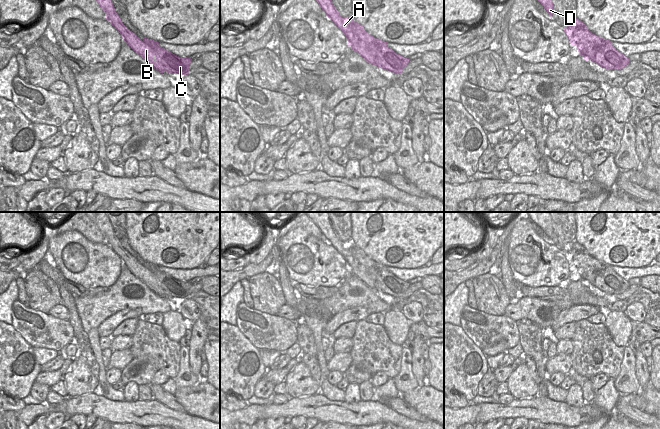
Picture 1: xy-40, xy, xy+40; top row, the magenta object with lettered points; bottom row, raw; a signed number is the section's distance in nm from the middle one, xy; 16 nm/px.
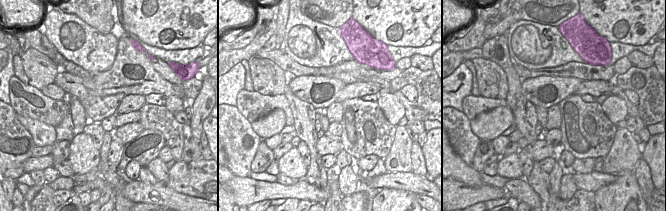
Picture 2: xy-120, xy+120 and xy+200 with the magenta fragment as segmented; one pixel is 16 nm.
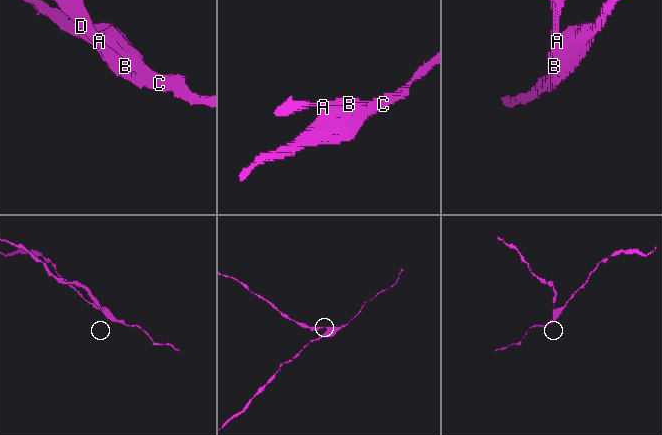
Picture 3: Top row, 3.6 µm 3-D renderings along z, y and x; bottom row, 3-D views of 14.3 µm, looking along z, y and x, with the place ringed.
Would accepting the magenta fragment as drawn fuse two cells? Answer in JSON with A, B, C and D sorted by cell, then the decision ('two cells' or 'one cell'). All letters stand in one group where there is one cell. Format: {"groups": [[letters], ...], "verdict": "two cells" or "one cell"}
{"groups": [["A", "B", "D"], ["C"]], "verdict": "two cells"}

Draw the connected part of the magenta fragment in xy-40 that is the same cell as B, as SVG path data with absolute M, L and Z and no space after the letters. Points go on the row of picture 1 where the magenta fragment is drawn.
M96 0L102 10L106 13L106 20L121 34L123 40L128 46L154 69L163 74L164 71L174 73L175 68L169 62L168 58L164 58L157 53L157 48L150 45L146 41L142 41L135 33L130 31L122 22L120 15L115 11L112 0Z

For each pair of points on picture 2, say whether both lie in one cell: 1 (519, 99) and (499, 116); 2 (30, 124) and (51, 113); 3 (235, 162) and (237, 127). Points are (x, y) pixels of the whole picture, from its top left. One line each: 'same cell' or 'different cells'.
1: different cells
2: different cells
3: same cell

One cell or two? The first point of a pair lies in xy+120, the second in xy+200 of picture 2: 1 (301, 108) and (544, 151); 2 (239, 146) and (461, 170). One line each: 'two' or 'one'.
1: two
2: two

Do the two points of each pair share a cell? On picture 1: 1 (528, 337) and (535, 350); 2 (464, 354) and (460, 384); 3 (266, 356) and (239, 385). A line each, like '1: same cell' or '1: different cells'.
1: same cell
2: same cell
3: different cells

